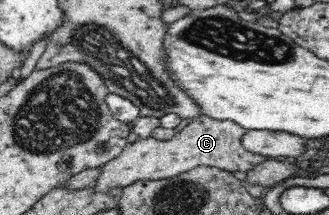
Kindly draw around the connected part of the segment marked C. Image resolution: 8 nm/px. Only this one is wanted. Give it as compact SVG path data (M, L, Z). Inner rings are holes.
M199 115L183 129L181 135L177 135L172 140L160 141L149 137L140 138L135 143L128 143L116 158L110 158L100 166L100 174L94 180L92 189L105 193L116 187L130 186L138 180L172 178L193 168L205 166L246 173L260 162L268 160L268 157L248 152L242 147L241 139L246 132L234 122L220 122L214 118Z

